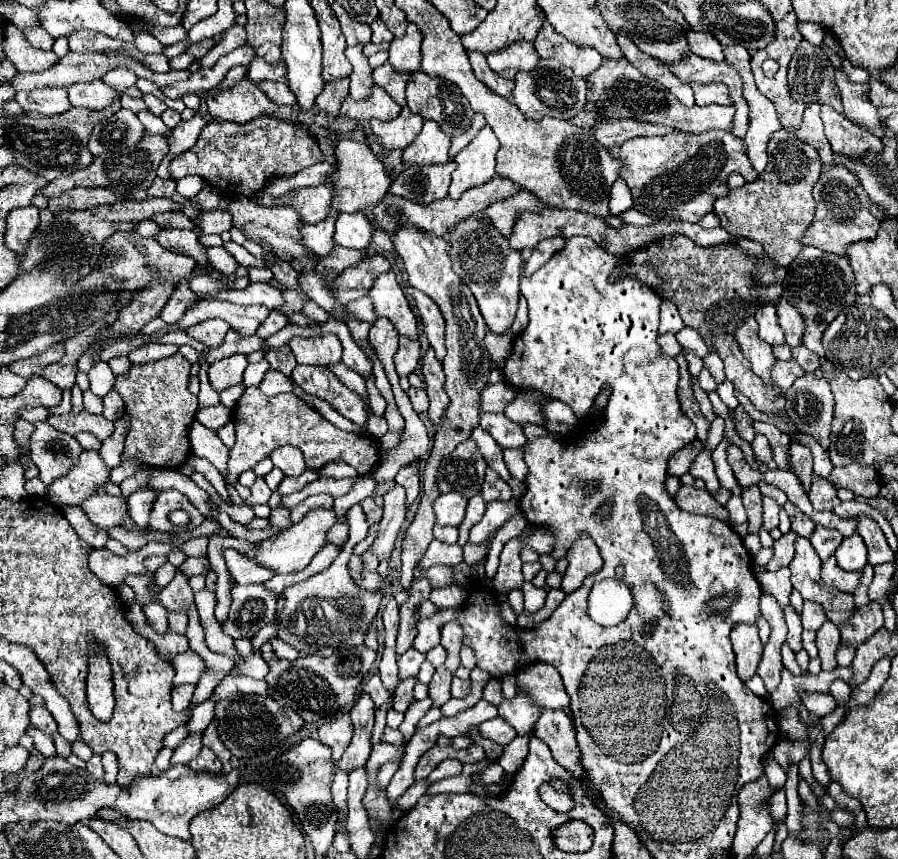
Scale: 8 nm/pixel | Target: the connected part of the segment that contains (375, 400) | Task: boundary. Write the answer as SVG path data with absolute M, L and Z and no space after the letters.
M367 377L365 381L371 409L374 413L384 413L387 403L376 387L374 378Z

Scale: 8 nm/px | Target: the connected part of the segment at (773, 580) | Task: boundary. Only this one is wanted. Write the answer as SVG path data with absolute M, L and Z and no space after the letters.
M780 568L778 572L762 572L756 578L764 594L772 594L780 602L782 608L788 606L788 596L790 596L790 570L788 568Z

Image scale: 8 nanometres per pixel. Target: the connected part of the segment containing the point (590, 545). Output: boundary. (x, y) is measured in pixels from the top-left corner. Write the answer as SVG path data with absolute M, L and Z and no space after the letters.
M580 534L578 542L568 550L568 570L562 580L562 590L570 594L576 590L588 574L594 574L594 570L600 570L602 558L598 554L600 550L594 546L594 540L588 534Z

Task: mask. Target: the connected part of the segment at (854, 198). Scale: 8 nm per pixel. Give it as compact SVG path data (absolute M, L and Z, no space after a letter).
M834 164L830 168L824 168L812 194L816 200L816 212L814 212L812 224L808 226L808 230L804 232L804 236L800 240L804 246L816 246L824 252L844 256L844 250L852 242L870 240L876 236L880 222L876 222L876 218L872 218L872 214L868 210L870 196L864 192L858 178L846 166Z

